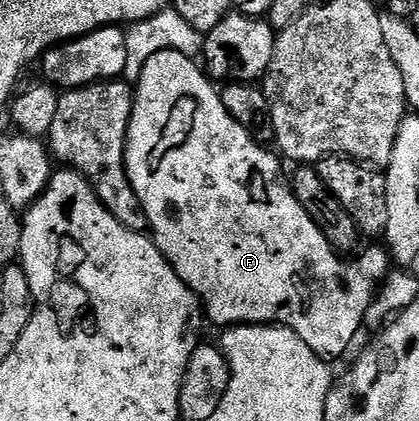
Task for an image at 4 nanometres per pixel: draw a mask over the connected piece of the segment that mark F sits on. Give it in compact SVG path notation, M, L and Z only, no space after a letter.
M160 51L160 55L152 55L152 59L148 59L148 63L144 63L144 71L140 75L140 79L136 83L134 89L134 110L130 116L130 126L128 127L128 135L126 136L126 170L128 171L128 179L132 183L132 187L136 191L136 195L140 195L140 203L144 203L144 215L148 215L148 229L152 234L154 246L164 255L171 267L176 271L176 275L180 275L180 279L184 282L190 290L196 294L199 302L204 306L204 313L211 317L216 324L222 325L221 327L233 327L236 325L273 325L284 329L291 329L296 336L304 339L304 343L308 343L308 347L323 359L331 359L330 357L342 357L350 349L350 344L358 337L358 332L362 329L362 320L367 320L370 304L374 302L375 296L380 286L387 280L388 274L392 269L392 262L385 250L385 248L378 247L378 249L366 249L354 262L345 261L342 255L339 255L333 246L330 246L328 239L324 239L322 233L316 227L316 223L312 223L312 219L308 219L308 211L304 211L304 207L300 207L300 203L296 199L293 189L290 188L287 178L282 178L282 165L283 162L279 160L273 152L269 153L265 144L255 141L254 136L248 131L244 131L244 127L240 127L240 123L236 123L236 119L232 119L232 115L228 115L228 111L222 102L221 92L216 88L215 82L204 72L203 66L199 64L195 58L185 57L180 55L180 51Z

